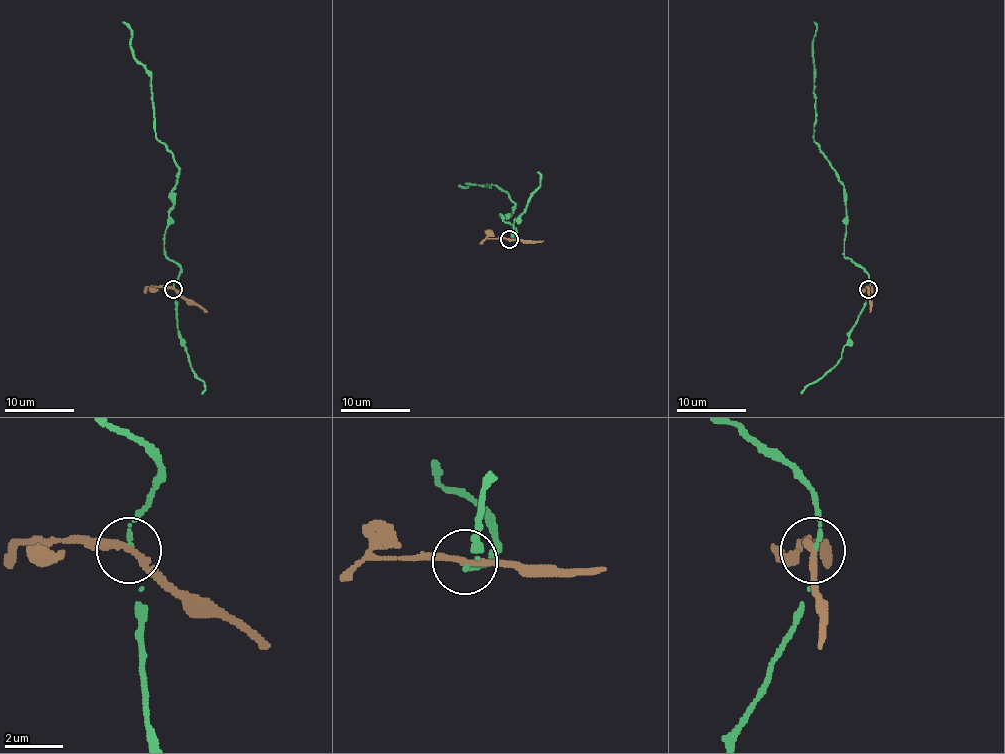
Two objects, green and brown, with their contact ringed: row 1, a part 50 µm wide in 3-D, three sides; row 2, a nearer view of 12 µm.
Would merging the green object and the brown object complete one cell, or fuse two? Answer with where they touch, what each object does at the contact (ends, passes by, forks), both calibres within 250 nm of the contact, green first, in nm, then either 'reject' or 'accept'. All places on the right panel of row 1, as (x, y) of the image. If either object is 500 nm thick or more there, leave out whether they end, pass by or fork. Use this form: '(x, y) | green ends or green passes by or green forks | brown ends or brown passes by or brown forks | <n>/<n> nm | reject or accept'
(868, 289) | green passes by | brown passes by | 100/200 nm | reject

